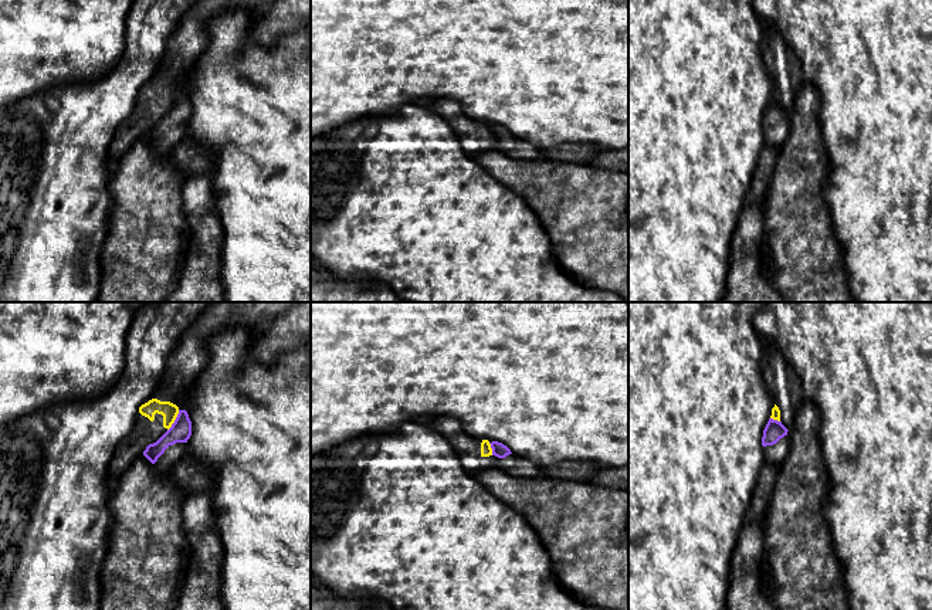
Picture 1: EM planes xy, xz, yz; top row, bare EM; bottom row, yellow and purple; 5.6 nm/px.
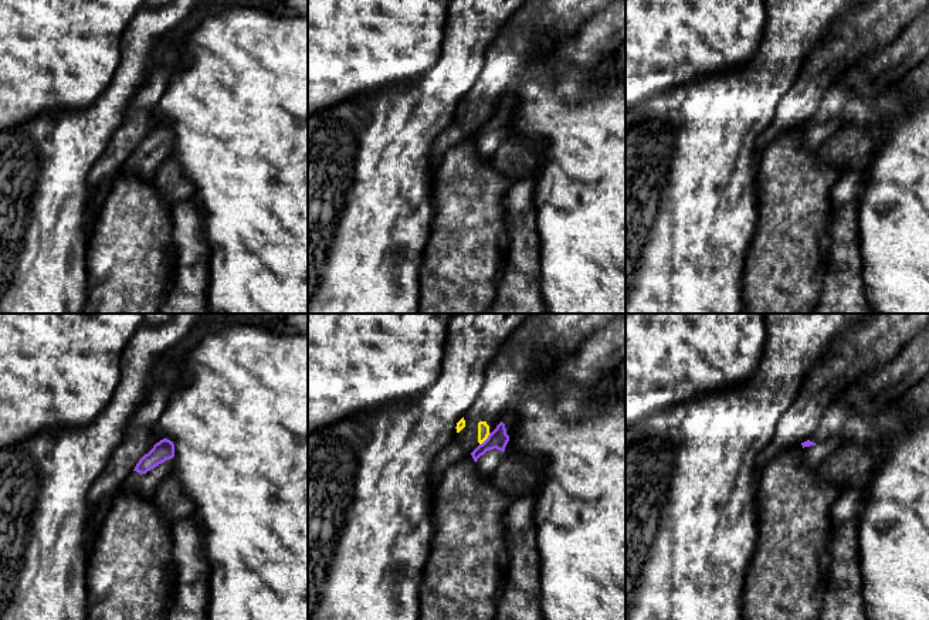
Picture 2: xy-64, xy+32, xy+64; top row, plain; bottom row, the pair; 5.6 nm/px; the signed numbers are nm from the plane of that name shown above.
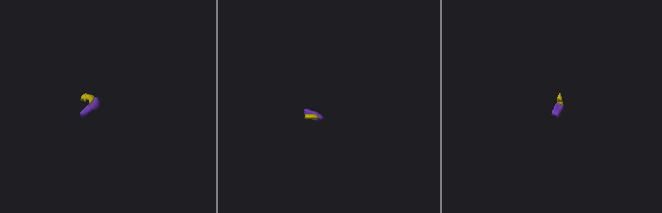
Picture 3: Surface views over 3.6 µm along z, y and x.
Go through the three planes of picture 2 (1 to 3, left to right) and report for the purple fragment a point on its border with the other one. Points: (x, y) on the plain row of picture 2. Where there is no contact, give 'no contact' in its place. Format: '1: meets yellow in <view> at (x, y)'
1: no contact
2: meets yellow in xy+32 at (485, 121)
3: no contact

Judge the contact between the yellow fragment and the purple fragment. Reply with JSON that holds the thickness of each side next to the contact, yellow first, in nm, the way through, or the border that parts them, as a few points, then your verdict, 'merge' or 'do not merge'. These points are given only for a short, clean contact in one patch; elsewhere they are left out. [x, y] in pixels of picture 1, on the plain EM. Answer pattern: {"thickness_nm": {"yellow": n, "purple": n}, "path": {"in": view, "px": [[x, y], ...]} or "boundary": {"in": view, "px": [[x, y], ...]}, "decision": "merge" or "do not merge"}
{"thickness_nm": {"yellow": 90, "purple": 120}, "boundary": {"in": "xy", "px": [[179, 92], [168, 112]]}, "decision": "do not merge"}

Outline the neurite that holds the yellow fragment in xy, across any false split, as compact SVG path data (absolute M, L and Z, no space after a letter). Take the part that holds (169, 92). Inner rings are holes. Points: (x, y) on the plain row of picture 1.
M152 81L139 89L133 112L119 123L112 139L109 148L111 166L115 167L146 129L156 125L172 109L177 96L179 89L176 87L157 81Z

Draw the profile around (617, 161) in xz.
M628 149L624 150L603 150L592 163L594 167L601 167L613 172L628 173Z

